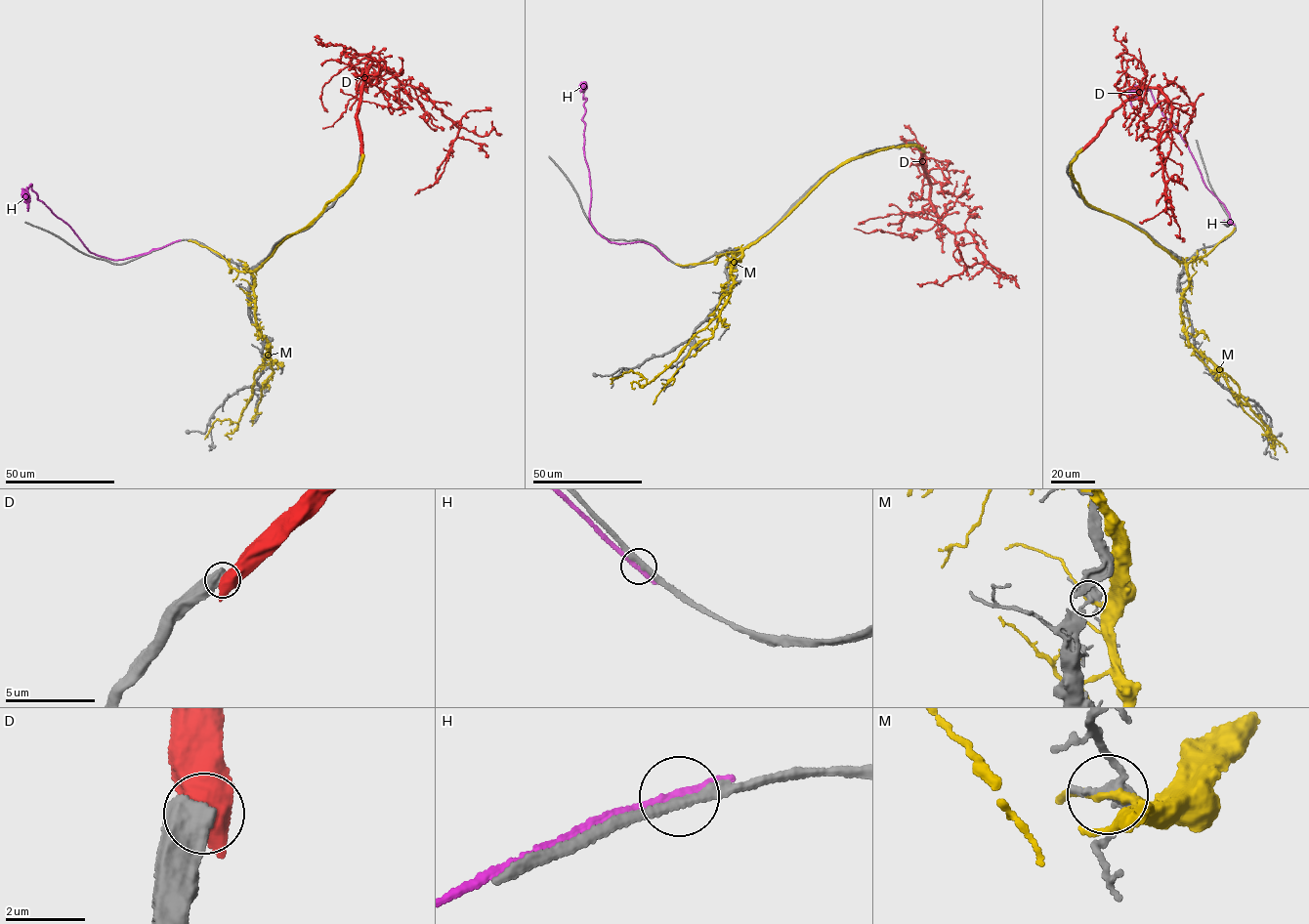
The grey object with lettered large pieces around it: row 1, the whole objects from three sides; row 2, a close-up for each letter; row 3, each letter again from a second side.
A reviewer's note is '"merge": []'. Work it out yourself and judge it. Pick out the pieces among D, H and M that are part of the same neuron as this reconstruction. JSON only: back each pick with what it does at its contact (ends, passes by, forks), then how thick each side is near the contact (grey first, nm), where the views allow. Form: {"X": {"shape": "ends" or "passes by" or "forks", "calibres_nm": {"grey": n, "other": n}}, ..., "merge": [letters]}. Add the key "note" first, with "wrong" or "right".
{"note": "right", "merge": []}

